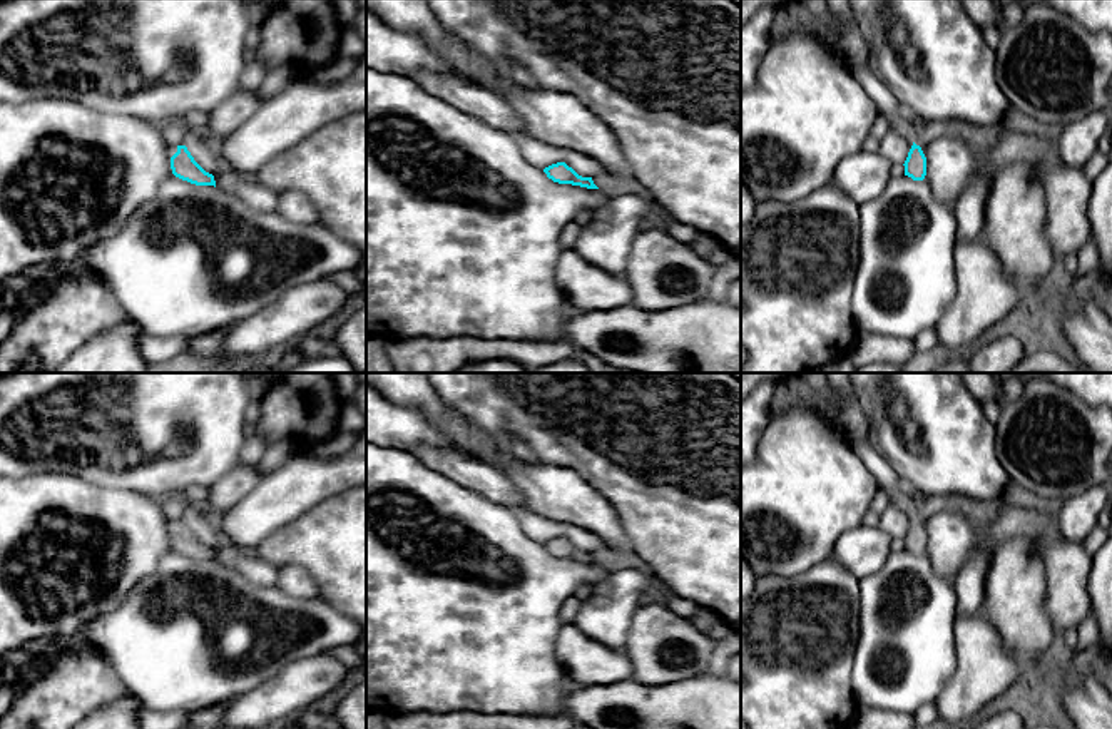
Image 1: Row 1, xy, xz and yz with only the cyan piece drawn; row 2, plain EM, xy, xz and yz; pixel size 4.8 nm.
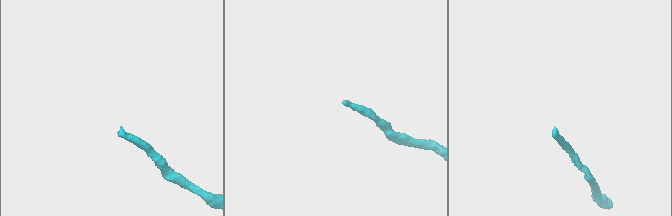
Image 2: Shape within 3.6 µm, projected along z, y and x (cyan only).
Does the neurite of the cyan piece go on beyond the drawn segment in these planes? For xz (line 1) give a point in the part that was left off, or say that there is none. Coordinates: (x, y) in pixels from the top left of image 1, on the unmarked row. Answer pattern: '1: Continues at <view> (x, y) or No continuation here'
1: No continuation here

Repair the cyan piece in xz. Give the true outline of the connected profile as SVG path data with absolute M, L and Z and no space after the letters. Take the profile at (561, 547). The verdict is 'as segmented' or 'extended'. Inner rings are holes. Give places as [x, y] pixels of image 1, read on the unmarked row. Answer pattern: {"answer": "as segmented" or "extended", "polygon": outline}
{"answer": "as segmented", "polygon": "M557 537L543 543L548 553L559 558L572 558L580 560L587 563L599 563L592 552L582 552L579 550L572 542L569 542L565 537Z"}

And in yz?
{"answer": "as segmented", "polygon": "M913 517L908 532L905 535L905 550L911 552L913 555L923 555L926 550L926 532L920 520Z"}

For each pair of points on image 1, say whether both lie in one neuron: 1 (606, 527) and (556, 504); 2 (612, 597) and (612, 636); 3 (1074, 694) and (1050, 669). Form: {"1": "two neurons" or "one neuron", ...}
{"1": "one neuron", "2": "one neuron", "3": "one neuron"}

